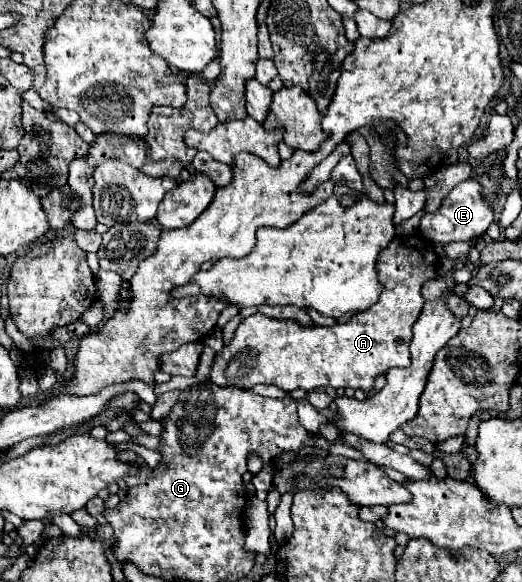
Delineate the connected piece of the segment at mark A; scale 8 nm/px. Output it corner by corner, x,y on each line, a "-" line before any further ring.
414,234
414,236
404,236
404,238
394,238
384,252
380,252
380,260
376,260
376,270
380,272
380,300
360,312
354,314
348,322
334,324
330,328
304,328
298,322
292,320
272,320
262,314
248,316
240,322
236,328
232,340
224,344
224,348
216,354
210,378
218,386
236,386
250,390
256,384
274,384
282,390
306,390
312,392
320,386
332,386
332,388
354,388
362,392
370,392
374,386
374,378
378,374
386,374
390,368
398,366
404,368
410,364
410,340
412,340
412,326
420,316
420,310
424,306
424,298
420,294
420,288
426,280
436,278
436,252
432,242
426,238

